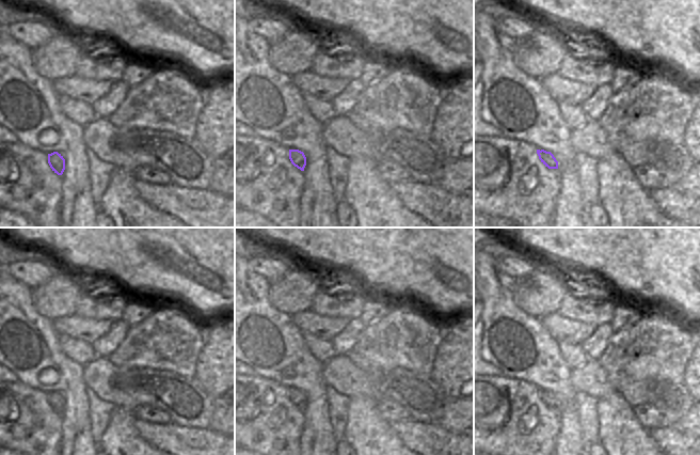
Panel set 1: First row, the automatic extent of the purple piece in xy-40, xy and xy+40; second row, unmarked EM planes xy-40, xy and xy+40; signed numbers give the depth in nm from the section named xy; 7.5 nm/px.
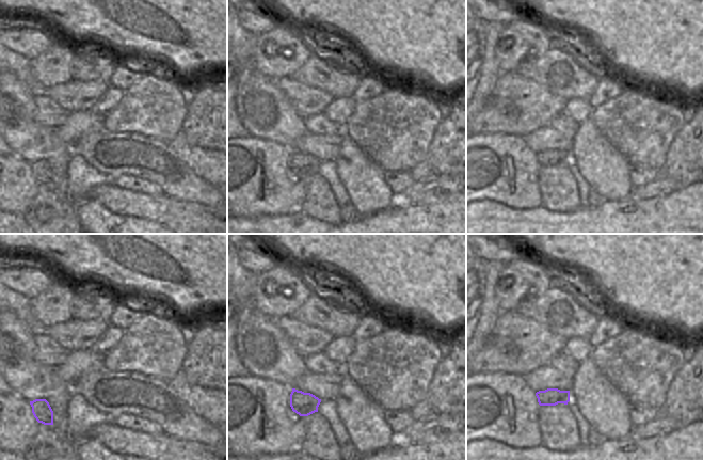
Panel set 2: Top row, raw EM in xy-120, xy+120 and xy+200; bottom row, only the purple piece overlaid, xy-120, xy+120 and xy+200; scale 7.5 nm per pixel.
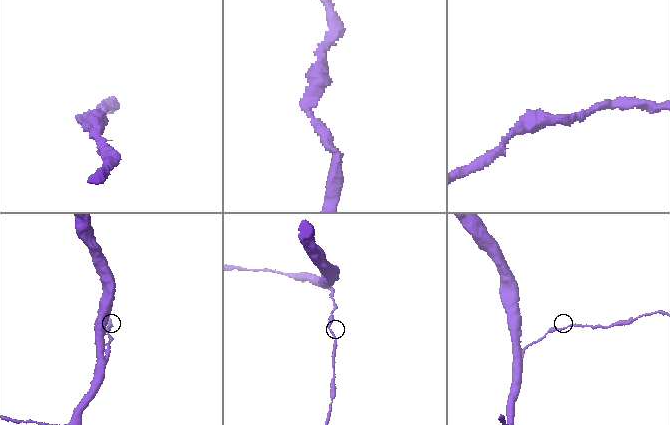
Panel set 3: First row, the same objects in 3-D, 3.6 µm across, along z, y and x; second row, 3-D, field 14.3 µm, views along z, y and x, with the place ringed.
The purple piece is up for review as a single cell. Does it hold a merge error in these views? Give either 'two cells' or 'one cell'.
one cell

